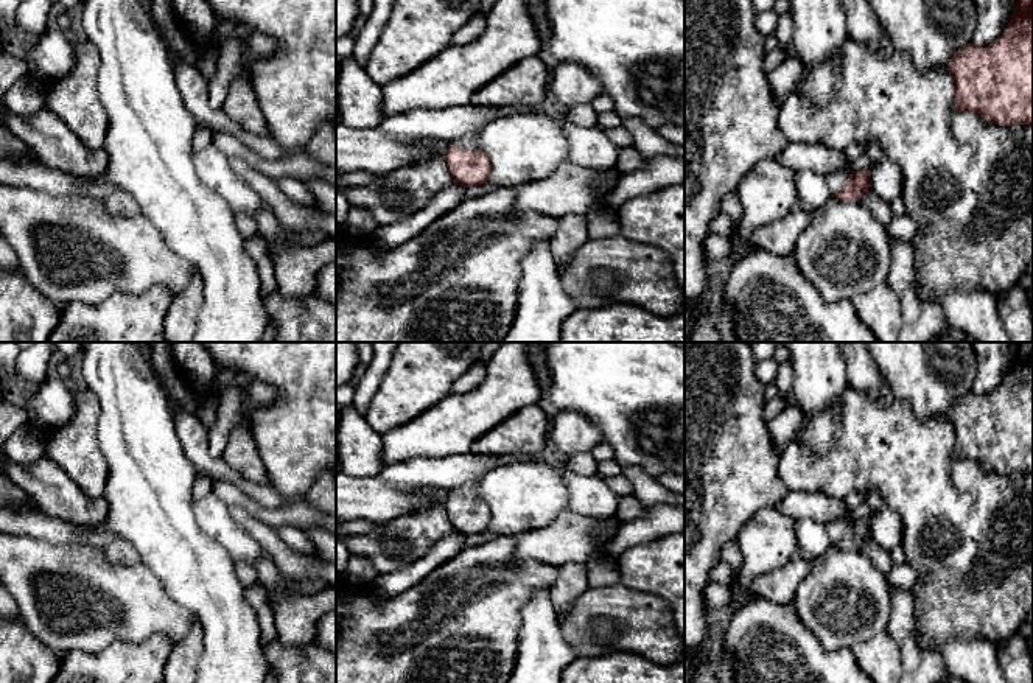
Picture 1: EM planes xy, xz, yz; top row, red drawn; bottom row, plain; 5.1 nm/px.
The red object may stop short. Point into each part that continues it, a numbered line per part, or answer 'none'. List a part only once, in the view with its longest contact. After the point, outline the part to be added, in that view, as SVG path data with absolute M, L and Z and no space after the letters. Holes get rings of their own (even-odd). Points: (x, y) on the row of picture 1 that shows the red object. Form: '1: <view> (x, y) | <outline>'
1: xz (469, 140) | M478 132L462 135L462 137L456 138L456 140L453 140L453 145L460 146L460 148L473 148L473 149L476 149L476 138L478 138Z

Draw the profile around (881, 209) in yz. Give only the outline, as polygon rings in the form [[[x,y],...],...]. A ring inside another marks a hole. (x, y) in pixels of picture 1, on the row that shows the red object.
[[[868,188],[863,193],[860,204],[865,205],[874,215],[874,218],[885,227],[887,232],[890,230],[896,215],[893,213],[888,201],[881,199],[873,191],[873,188]]]

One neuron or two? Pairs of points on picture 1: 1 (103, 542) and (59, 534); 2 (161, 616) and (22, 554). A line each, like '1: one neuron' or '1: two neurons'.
1: one neuron
2: one neuron

